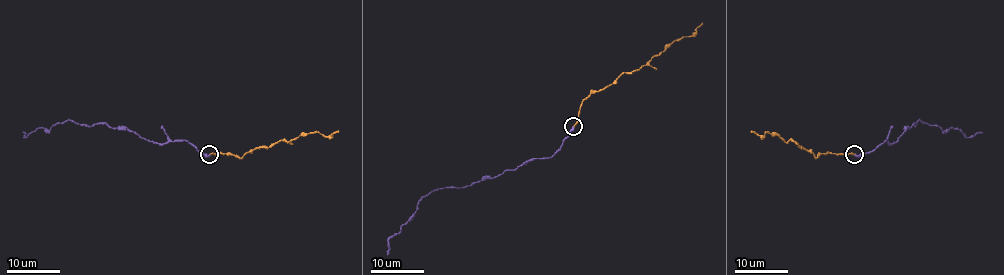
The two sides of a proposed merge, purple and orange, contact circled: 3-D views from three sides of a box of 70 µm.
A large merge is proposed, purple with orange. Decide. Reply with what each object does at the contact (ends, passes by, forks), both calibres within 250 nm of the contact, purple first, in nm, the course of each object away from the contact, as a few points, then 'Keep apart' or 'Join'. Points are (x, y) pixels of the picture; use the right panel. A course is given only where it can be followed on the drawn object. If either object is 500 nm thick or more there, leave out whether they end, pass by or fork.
At the ring purple ends. At the ring orange ends. Thickness 320 nm (purple) against 200 nm. Course of purple: (855, 155), (874, 151), (886, 140), (895, 143), (919, 120), (943, 130), (957, 128), (969, 137), (982, 132). Course of orange: (853, 155), (821, 153), (816, 157), (792, 140), (785, 141), (766, 132), (764, 136), (750, 132). Join

